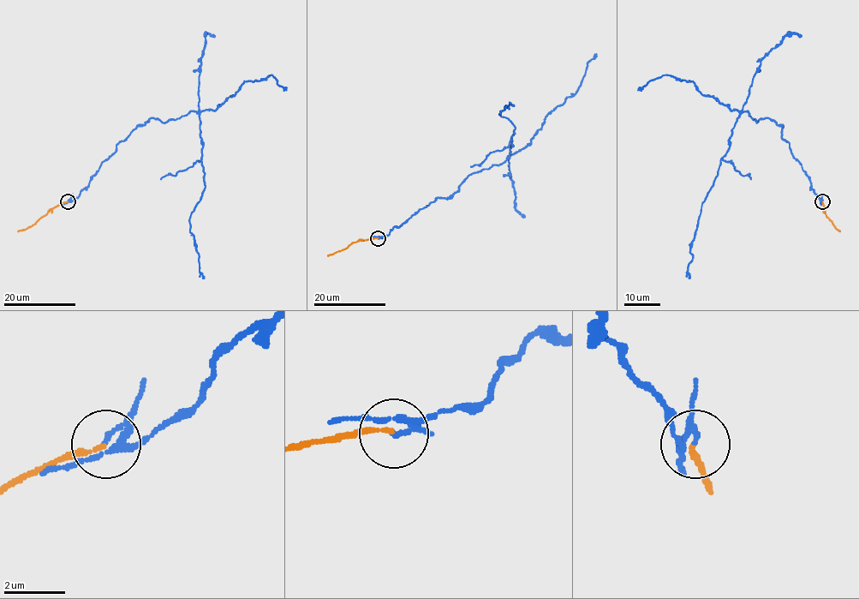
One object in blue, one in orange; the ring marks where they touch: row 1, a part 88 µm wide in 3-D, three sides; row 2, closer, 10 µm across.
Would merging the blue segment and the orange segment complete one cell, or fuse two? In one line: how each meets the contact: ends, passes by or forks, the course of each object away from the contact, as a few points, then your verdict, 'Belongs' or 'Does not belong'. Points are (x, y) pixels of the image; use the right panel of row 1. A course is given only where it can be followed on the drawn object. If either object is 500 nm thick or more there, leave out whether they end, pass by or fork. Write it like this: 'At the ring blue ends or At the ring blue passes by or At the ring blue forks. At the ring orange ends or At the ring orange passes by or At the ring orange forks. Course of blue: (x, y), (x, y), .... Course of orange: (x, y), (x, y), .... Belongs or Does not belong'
At the ring blue passes by. At the ring orange ends. Course of blue: (822, 201), (782, 137), (782, 126), (769, 118), (756, 122), (744, 111), (701, 205), (689, 278). Course of orange: (822, 201), (824, 212), (839, 231). Does not belong

